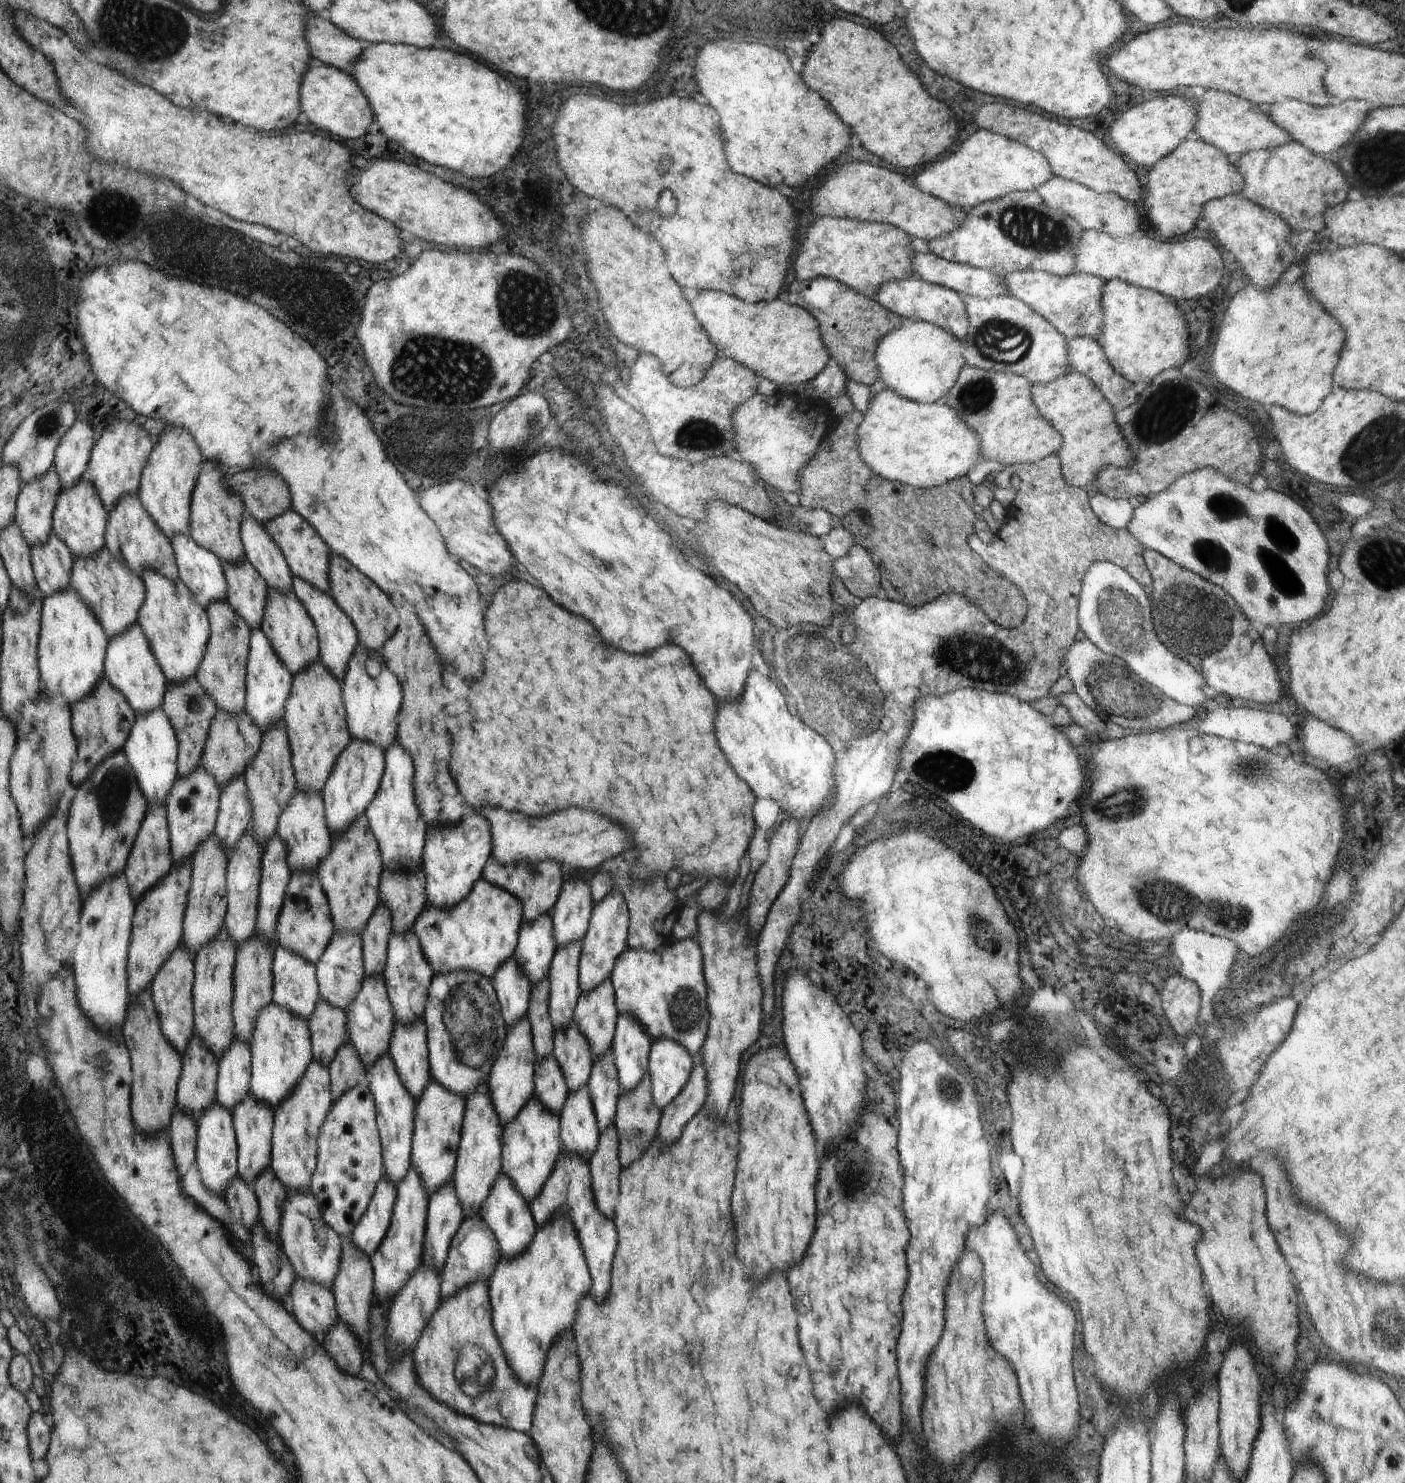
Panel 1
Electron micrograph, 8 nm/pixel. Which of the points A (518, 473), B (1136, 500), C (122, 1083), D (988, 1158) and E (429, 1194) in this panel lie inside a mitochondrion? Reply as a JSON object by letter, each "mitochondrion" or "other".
{"A":"mitochondrion","B":"other","C":"other","D":"other","E":"other"}

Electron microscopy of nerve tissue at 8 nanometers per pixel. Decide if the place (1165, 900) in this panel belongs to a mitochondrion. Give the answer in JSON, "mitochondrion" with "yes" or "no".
{"mitochondrion":"yes"}

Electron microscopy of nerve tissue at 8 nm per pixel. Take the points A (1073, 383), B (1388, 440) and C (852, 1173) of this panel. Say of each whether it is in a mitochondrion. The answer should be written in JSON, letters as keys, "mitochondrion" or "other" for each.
{"A":"other","B":"mitochondrion","C":"mitochondrion"}

